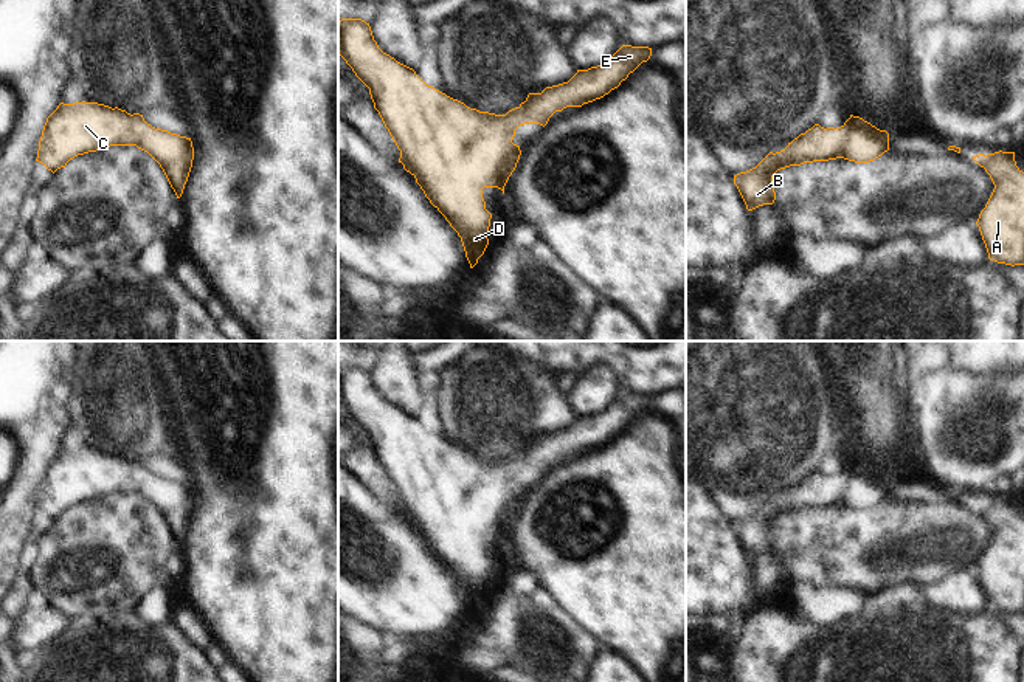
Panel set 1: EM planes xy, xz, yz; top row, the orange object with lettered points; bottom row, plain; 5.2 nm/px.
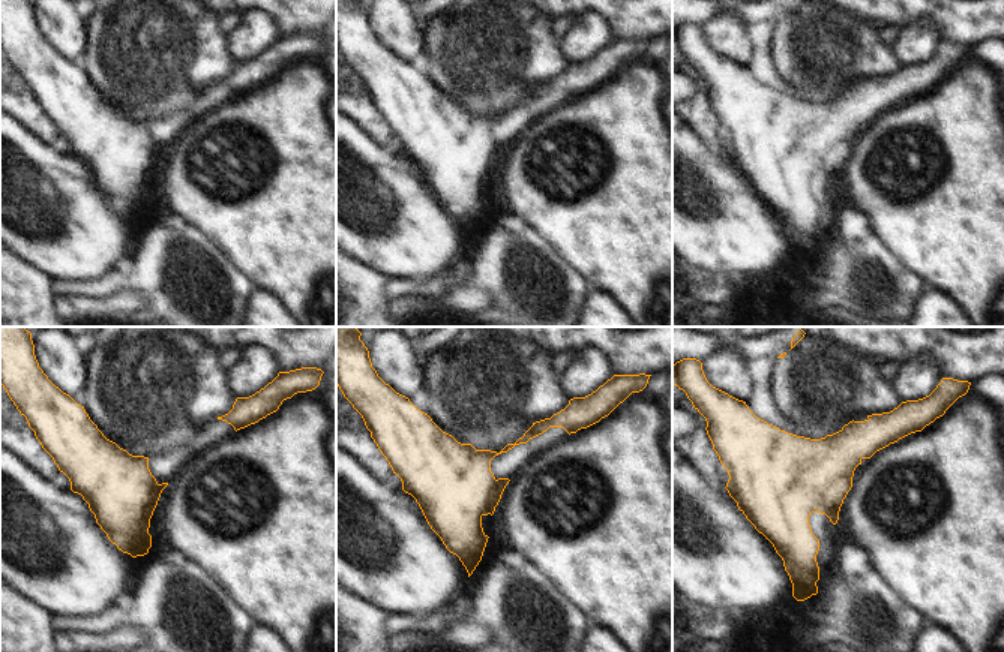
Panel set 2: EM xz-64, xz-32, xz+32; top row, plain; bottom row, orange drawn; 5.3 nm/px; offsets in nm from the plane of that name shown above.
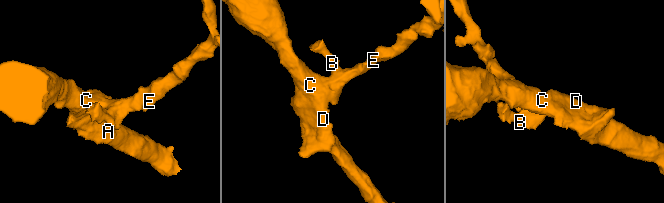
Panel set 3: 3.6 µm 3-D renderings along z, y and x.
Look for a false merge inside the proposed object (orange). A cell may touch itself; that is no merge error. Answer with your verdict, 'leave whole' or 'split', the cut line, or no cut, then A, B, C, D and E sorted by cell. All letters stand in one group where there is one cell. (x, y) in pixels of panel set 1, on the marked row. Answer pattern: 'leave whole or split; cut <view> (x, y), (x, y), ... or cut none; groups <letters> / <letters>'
leave whole; cut none; groups A B C D E

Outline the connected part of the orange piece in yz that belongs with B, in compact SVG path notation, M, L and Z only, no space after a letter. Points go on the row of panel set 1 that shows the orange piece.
M860 116L850 118L841 127L815 124L801 133L780 152L770 152L756 167L734 175L748 211L773 205L776 192L773 175L790 166L813 161L844 158L855 163L869 163L889 150L889 133L880 130Z

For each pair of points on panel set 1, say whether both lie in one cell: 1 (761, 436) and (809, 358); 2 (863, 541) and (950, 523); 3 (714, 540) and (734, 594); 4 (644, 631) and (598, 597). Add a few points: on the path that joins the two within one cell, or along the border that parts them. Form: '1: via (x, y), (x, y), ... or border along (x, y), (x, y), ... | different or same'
1: via (761, 417), (761, 406), (790, 377) | same
2: via (885, 541), (928, 541) | same
3: via (714, 554), (714, 574), (720, 580) | same
4: via (633, 620), (608, 597) | same

